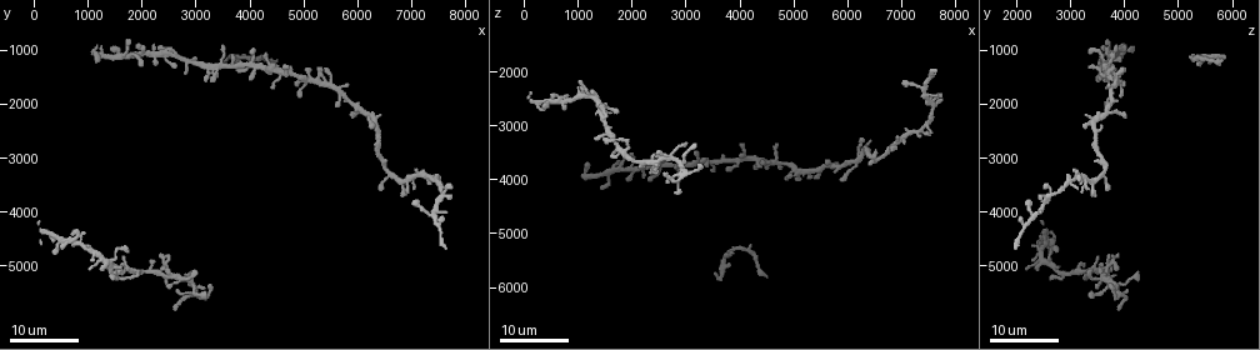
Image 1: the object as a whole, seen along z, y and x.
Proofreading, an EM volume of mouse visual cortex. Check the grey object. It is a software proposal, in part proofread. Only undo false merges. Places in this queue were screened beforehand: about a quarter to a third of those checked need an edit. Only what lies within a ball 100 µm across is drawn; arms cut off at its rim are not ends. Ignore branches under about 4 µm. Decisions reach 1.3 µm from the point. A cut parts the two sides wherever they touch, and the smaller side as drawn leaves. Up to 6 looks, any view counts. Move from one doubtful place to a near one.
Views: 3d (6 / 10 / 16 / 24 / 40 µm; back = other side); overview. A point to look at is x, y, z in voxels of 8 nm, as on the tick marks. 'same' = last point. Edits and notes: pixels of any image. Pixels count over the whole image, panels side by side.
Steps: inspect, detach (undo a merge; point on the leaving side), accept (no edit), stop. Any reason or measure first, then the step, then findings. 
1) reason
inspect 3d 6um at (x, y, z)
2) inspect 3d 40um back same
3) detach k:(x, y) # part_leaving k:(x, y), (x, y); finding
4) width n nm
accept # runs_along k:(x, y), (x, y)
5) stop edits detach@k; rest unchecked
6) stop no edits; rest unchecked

four or more arms meet
inspect 3d 16um at (1850, 5100, 3450)

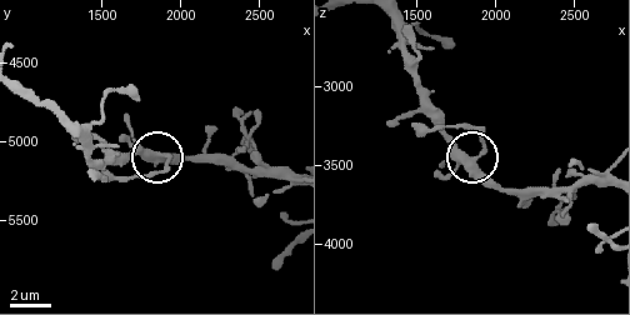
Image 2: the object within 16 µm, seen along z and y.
inspect 3d 10um at (1860, 5100, 3480)

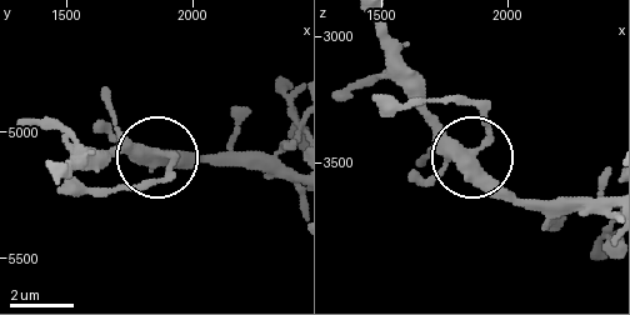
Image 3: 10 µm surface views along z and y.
arms 5
accept # all the same neuron

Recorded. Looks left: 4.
thin arm on a thick one
inspect 3d 16um at (4400, 1300, 3600)

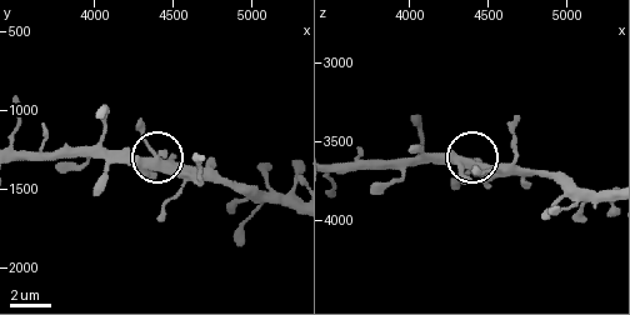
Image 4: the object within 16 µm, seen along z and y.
closer look
inspect 3d 10um same

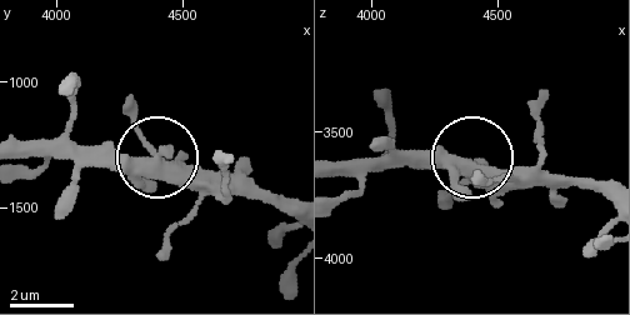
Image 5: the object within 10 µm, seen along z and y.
side_arm 22 um
accept # runs_along 5:(20, 156), (155, 156), (128, 110); one neuron here

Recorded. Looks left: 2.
four-way junction
inspect 3d 16um at (2900, 5250, 3700)

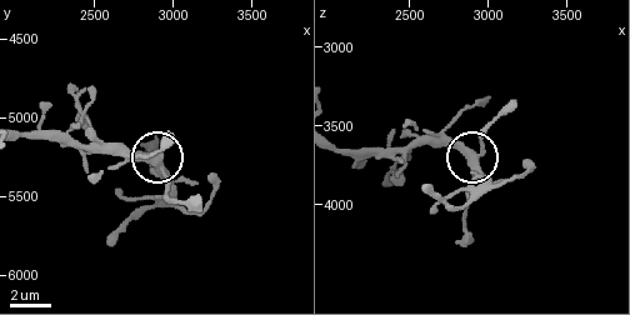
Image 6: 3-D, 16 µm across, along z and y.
inspect 3d 10um at (2920, 5300, 3720)

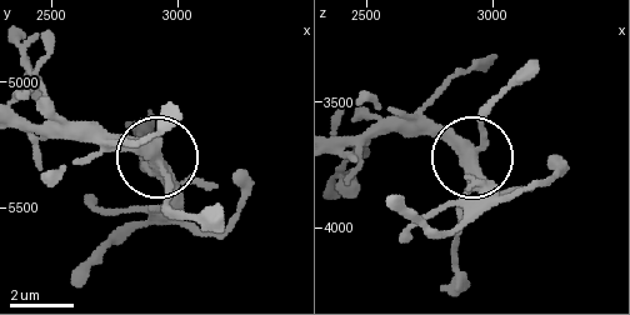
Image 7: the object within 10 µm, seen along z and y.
accept # continuous, no second neuron

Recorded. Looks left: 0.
stop no edits; rest unchecked

